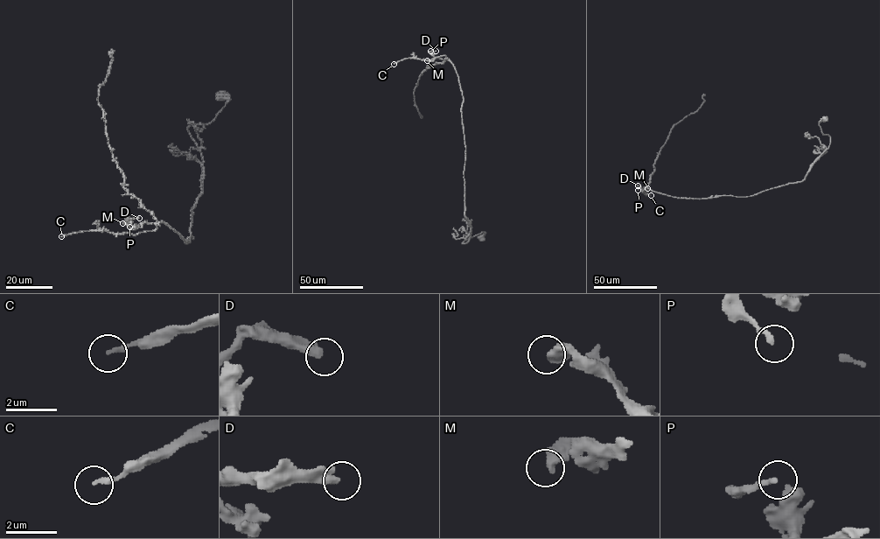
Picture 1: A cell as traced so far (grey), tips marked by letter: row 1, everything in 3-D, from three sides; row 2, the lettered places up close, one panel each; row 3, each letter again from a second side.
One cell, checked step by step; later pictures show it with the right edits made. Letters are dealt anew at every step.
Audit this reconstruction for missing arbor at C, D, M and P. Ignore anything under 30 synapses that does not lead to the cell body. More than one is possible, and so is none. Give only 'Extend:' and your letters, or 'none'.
Extend: C

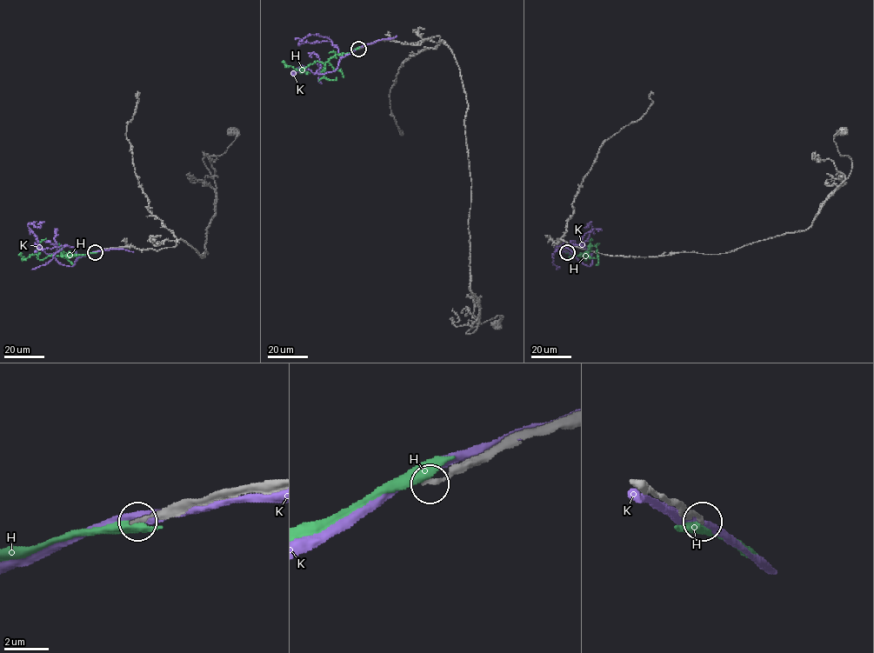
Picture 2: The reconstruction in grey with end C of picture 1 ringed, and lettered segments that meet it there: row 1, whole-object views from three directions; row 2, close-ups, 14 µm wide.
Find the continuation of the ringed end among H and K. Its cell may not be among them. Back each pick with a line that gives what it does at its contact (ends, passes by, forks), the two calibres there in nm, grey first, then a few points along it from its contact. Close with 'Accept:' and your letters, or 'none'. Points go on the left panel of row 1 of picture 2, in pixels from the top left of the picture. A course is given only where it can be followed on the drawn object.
Accept: none

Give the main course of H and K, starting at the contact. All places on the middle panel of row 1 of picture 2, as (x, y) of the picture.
H: (357, 49), (336, 54), (326, 62), (316, 62), (300, 70), (282, 62)
K: (358, 48), (343, 56), (332, 71), (312, 73), (301, 66), (290, 72), (302, 68), (307, 73)

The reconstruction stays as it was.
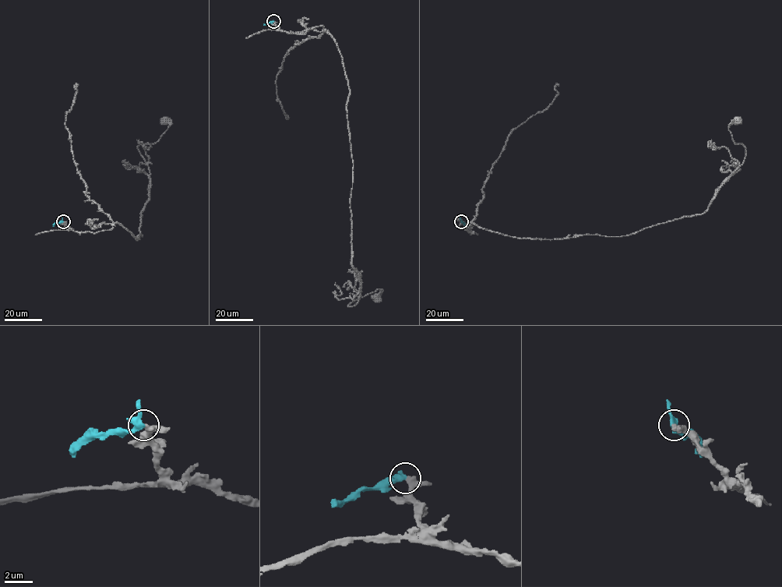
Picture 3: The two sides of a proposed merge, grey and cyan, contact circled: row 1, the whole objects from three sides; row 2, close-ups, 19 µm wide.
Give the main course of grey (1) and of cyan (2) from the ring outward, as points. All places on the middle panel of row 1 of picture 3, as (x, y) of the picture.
1: (273, 21), (288, 33), (322, 26), (341, 56), (352, 265), (361, 281), (348, 305), (378, 289), (377, 298)
2: (273, 21), (264, 25)

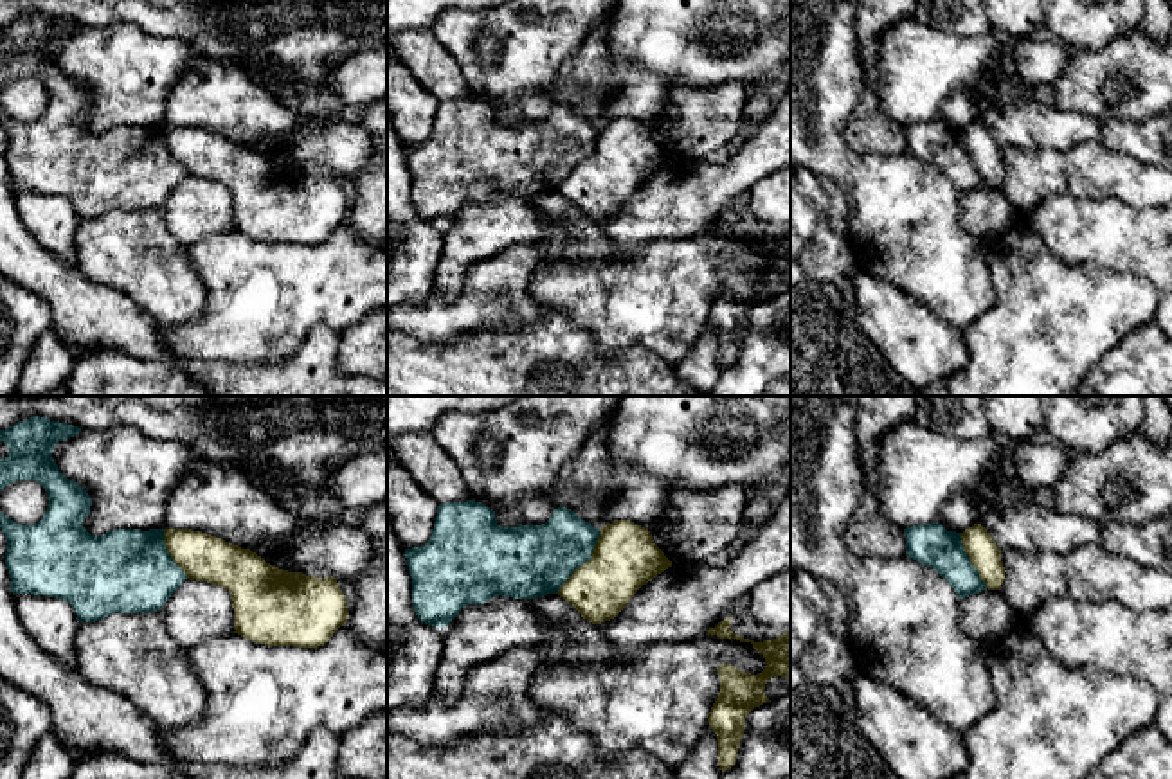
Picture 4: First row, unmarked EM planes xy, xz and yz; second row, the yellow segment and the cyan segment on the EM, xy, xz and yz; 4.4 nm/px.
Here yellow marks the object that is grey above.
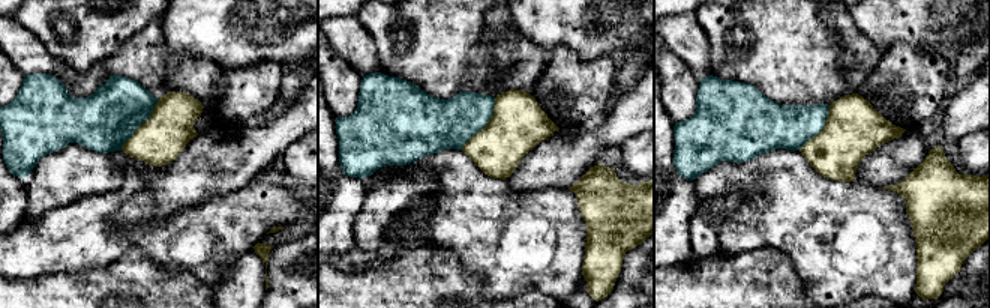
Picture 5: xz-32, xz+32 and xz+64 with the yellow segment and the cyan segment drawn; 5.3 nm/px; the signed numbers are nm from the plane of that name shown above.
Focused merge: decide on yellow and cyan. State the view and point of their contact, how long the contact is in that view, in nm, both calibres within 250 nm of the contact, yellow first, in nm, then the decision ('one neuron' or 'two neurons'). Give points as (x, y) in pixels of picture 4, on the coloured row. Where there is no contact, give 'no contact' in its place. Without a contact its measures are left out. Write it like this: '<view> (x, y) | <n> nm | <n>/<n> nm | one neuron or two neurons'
xz (587, 562) | 360 nm | 280/320 nm | two neurons

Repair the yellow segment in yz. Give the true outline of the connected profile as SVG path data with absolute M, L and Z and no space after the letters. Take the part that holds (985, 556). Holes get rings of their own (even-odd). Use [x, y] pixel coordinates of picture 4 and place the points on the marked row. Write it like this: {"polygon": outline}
{"polygon": "M974 524L961 533L961 543L987 588L999 590L1005 581L1003 551L996 545L987 529L981 524Z"}

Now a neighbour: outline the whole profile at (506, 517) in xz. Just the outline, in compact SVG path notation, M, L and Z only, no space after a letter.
M484 502L484 504L495 511L497 525L500 527L518 527L520 525L520 515L517 509L502 507L491 502Z

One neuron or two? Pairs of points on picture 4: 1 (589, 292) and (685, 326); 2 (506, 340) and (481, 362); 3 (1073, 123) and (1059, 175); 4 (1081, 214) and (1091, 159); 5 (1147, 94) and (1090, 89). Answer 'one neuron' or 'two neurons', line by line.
1: one neuron
2: one neuron
3: two neurons
4: two neurons
5: one neuron

